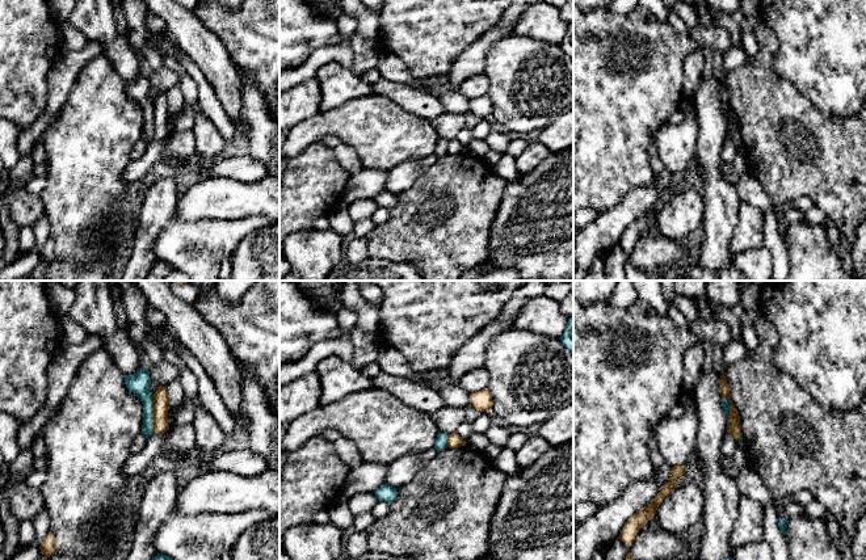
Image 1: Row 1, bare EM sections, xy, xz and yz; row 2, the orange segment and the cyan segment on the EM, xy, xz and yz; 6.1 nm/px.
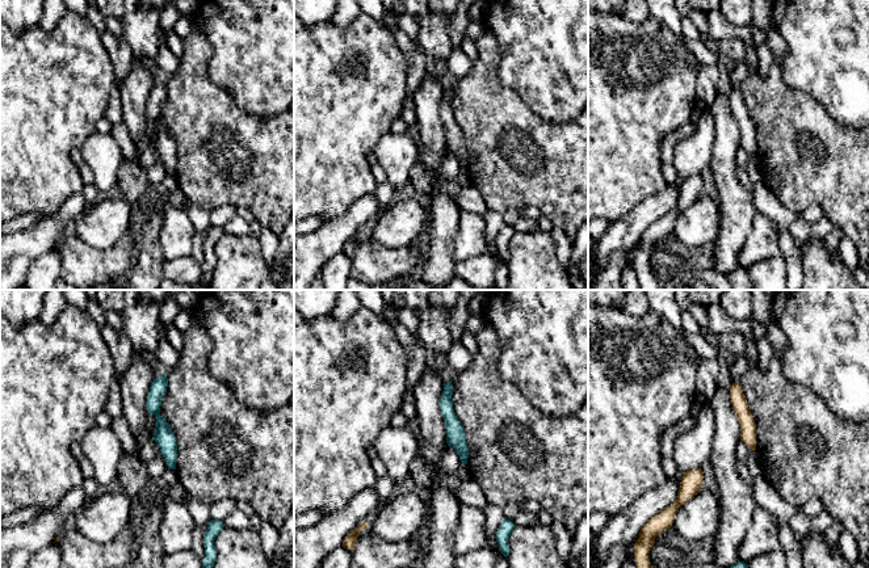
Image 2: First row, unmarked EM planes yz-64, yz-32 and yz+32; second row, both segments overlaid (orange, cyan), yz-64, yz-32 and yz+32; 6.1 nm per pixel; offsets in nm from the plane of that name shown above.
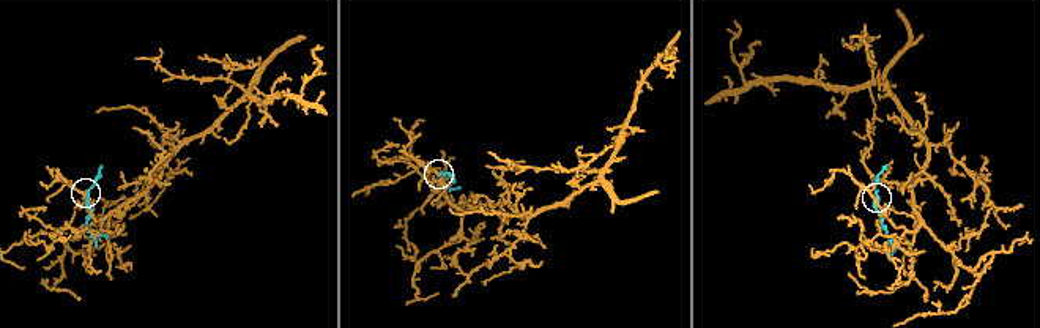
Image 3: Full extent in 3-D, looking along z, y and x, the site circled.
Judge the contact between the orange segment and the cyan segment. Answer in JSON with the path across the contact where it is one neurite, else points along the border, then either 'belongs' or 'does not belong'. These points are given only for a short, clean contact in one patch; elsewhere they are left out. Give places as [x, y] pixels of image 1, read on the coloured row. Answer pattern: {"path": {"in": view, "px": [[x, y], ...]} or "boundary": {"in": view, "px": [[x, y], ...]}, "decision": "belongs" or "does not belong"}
{"boundary": {"in": "xy", "px": [[152, 395], [154, 433]]}, "decision": "does not belong"}

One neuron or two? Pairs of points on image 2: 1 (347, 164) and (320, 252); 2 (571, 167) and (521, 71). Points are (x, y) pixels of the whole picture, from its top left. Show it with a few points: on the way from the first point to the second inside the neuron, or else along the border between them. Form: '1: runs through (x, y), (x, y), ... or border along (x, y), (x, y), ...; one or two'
1: border along (356, 200), (343, 213), (327, 219); two
2: border along (523, 100), (542, 118), (553, 122), (574, 121); two

